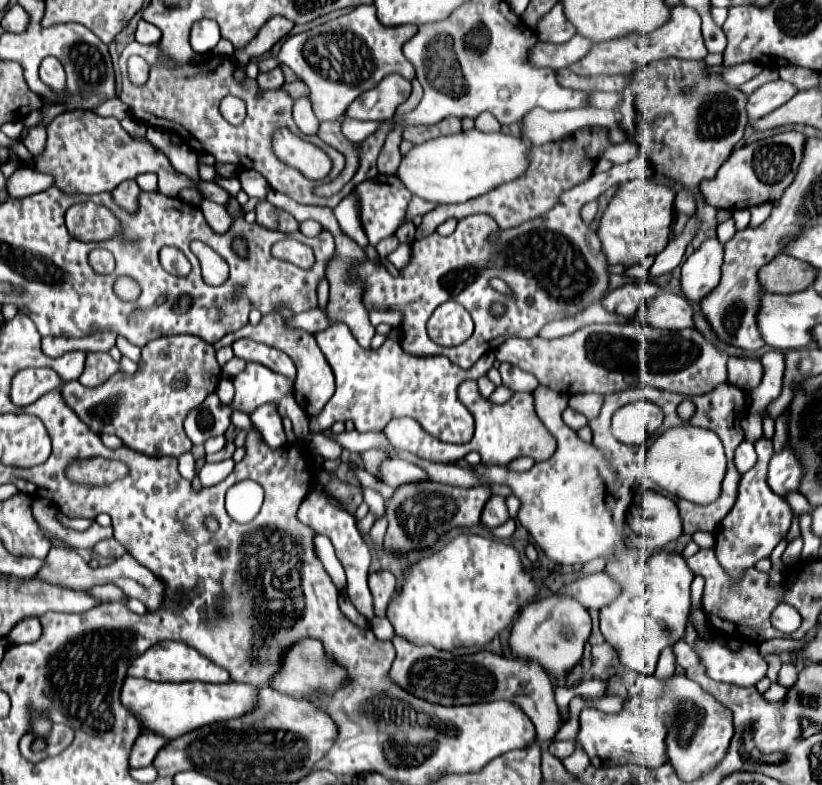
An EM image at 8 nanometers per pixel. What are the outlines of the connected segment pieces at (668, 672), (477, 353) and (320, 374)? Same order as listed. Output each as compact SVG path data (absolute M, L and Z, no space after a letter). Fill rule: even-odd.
M672 647L664 649L660 653L660 659L658 659L658 665L656 665L656 679L662 679L662 681L668 681L674 677L674 669L676 669L676 659L672 655Z
M636 157L626 165L614 165L608 173L596 173L588 181L566 189L558 197L558 203L542 217L504 229L492 247L486 239L488 233L498 231L498 225L490 215L460 219L456 231L448 237L432 233L428 239L414 241L412 259L396 279L390 279L384 265L374 267L366 261L364 267L356 271L356 275L368 283L368 293L364 295L366 307L370 311L398 309L404 313L400 343L406 353L416 357L444 355L458 367L470 369L484 353L496 351L508 337L536 337L546 323L582 313L586 307L602 301L610 285L610 265L604 257L598 233L582 221L580 209L588 201L598 199L608 187L636 177L650 177L650 173L650 165L642 157ZM490 277L502 279L514 293L508 297L494 291L488 285ZM456 295L458 303L474 317L476 329L470 341L444 349L428 337L426 321L440 303L454 299ZM496 301L506 305L506 315L500 319L494 319L488 313L488 307Z
M266 315L266 317L262 317L262 321L256 327L248 323L246 327L222 337L222 339L214 343L214 349L217 351L224 345L232 345L236 339L242 339L242 337L250 337L254 341L272 345L272 347L284 351L286 355L290 355L290 359L294 361L294 365L298 369L296 383L294 383L294 393L296 393L296 401L298 403L302 403L302 405L306 405L306 403L326 403L330 399L330 395L334 393L332 369L328 367L328 361L324 359L324 355L322 355L322 351L320 351L320 347L316 343L316 337L312 333L288 327L286 321L280 315Z

